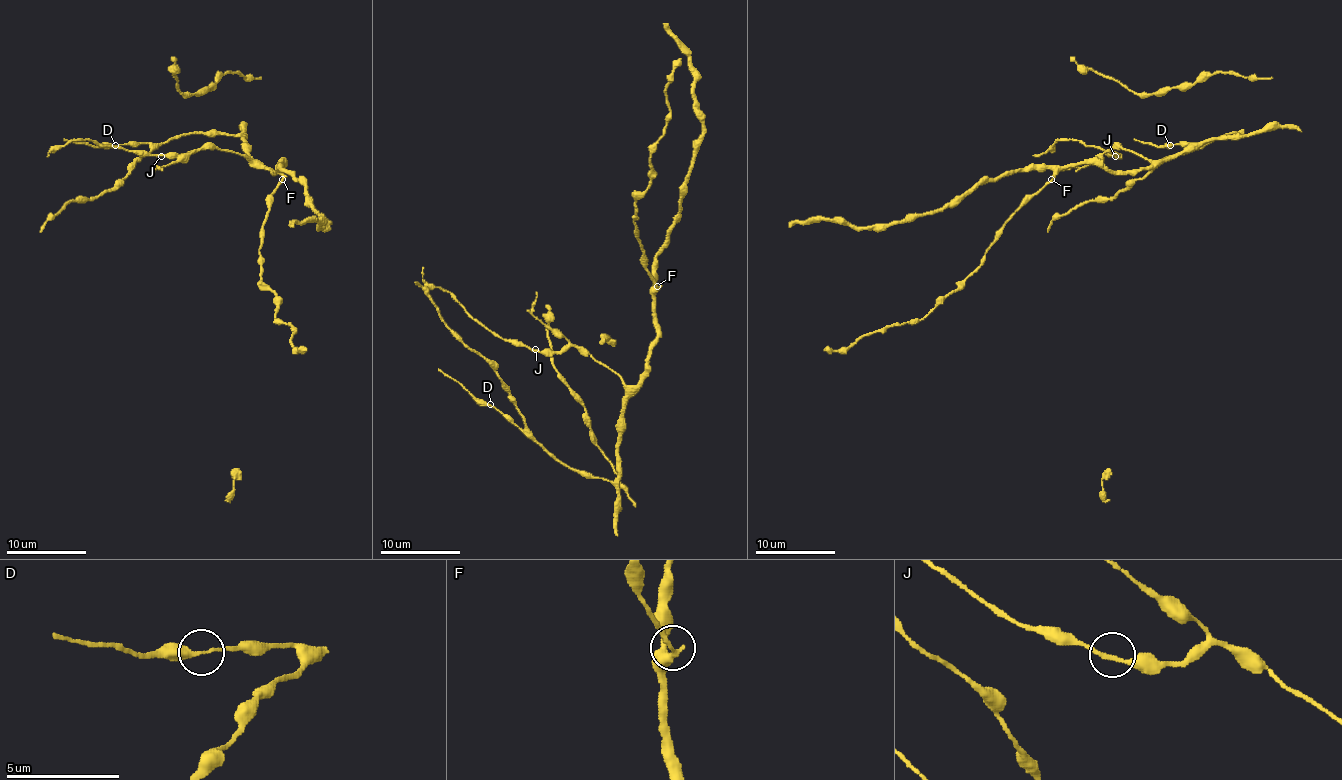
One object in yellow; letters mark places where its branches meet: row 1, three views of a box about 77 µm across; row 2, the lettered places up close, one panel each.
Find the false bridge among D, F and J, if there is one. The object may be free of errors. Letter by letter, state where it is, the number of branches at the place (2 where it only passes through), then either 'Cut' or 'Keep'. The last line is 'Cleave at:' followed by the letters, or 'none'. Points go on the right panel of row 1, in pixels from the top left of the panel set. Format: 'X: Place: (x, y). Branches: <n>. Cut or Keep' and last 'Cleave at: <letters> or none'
D: Place: (1170, 145). Branches: 2. Keep
F: Place: (1051, 179). Branches: 2. Keep
J: Place: (1115, 156). Branches: 2. Keep
Cleave at: none

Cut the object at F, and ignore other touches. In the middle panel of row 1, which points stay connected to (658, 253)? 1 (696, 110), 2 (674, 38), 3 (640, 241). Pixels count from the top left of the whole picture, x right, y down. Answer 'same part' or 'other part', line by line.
1: same part
2: same part
3: other part

